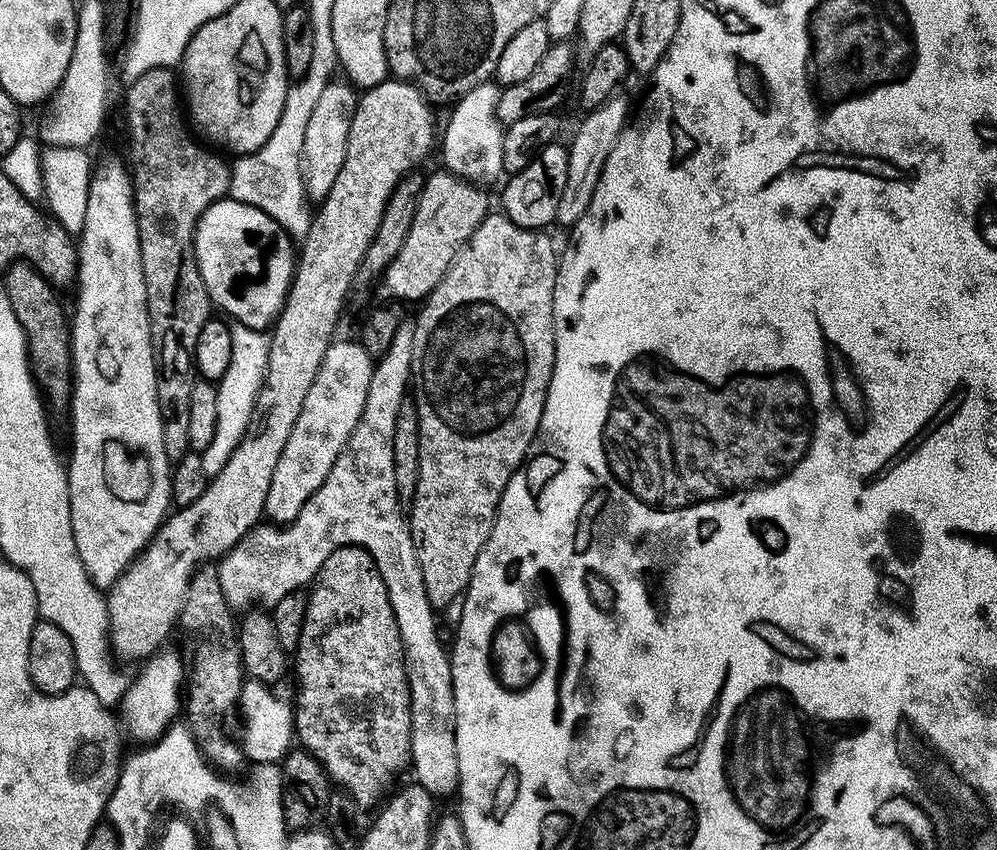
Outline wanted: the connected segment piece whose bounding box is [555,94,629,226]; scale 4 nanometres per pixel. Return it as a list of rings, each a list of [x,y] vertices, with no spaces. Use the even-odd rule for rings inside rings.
[[[621,94],[609,96],[605,104],[591,109],[588,117],[576,128],[572,136],[572,145],[568,148],[568,169],[564,172],[564,185],[558,188],[556,198],[555,223],[575,226],[582,218],[582,214],[588,212],[590,202],[594,198],[594,190],[602,178],[602,170],[606,166],[606,158],[610,150],[618,142],[620,133],[624,131],[628,120],[628,100]]]

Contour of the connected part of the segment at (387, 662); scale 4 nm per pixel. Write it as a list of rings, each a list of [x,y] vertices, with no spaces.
[[[349,546],[334,550],[330,558],[320,568],[314,583],[311,585],[308,597],[306,626],[302,626],[302,638],[294,652],[294,672],[300,683],[300,693],[294,699],[295,735],[299,743],[312,752],[322,762],[328,772],[328,779],[333,785],[339,786],[356,799],[361,809],[368,808],[380,795],[385,795],[384,787],[388,780],[392,780],[403,768],[409,767],[412,758],[412,727],[410,726],[410,690],[408,689],[408,670],[404,659],[404,641],[400,638],[400,631],[394,618],[394,610],[390,606],[390,594],[386,590],[386,582],[376,565],[376,559],[365,548]]]

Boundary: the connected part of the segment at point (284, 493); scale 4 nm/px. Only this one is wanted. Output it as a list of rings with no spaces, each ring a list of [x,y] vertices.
[[[333,339],[332,345],[322,358],[322,366],[310,382],[310,391],[306,393],[306,402],[302,402],[302,414],[298,414],[298,422],[294,422],[294,430],[290,430],[290,438],[282,450],[282,458],[278,458],[278,466],[274,466],[274,478],[270,482],[270,494],[266,494],[264,516],[269,521],[281,526],[288,524],[299,514],[302,506],[326,482],[334,462],[340,456],[342,449],[348,447],[348,439],[362,418],[362,410],[366,406],[366,394],[370,390],[370,378],[374,367],[372,357],[360,342],[355,339]]]

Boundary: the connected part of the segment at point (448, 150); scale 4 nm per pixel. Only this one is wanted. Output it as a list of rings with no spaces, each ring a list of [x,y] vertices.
[[[485,82],[474,86],[455,101],[456,109],[444,128],[444,164],[443,167],[453,176],[469,182],[479,181],[480,172],[491,168],[500,168],[504,158],[505,129],[496,116],[496,107],[500,105],[502,88],[499,83]]]

